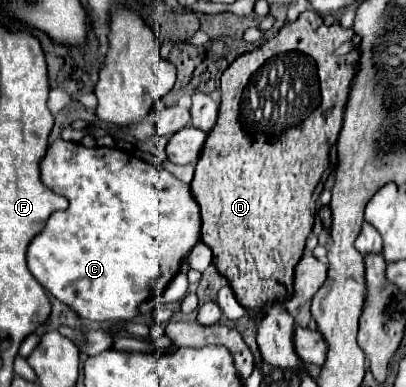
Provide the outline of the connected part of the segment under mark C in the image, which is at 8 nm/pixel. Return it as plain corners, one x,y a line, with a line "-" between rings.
56,139
48,147
48,151
40,163
40,179
50,191
68,197
70,207
66,211
54,211
50,215
46,227
30,241
28,269
40,281
40,285
44,289
48,289
56,299
60,299
68,307
72,307
80,317
86,317
90,321
128,321
128,319
132,319
138,313
138,305
150,297
150,287
158,283
158,291
164,291
164,287
170,283
170,279
180,271
180,265
182,265
184,257
188,255
188,251
200,241
200,207
198,207
198,203
194,203
188,185
182,183
180,179
176,179
170,171
156,167
148,161
142,161
122,149
116,149
116,147
92,147
90,149
90,147
84,147
82,143

